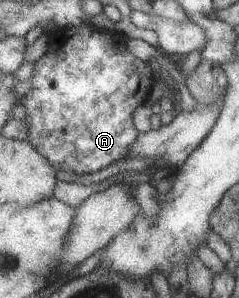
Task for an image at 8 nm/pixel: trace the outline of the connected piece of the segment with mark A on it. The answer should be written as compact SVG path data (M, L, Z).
M89 21L80 25L79 27L72 26L66 29L54 30L51 35L50 51L44 55L37 63L35 67L35 75L30 79L30 83L33 85L31 91L20 99L21 103L27 108L27 123L31 128L29 141L45 154L53 163L54 168L60 172L71 172L82 176L89 174L96 174L97 172L107 169L108 166L114 163L123 161L128 158L134 143L142 135L142 131L138 130L135 123L135 114L138 107L142 103L150 101L152 91L154 90L155 81L158 79L155 75L152 65L149 65L145 60L139 59L129 49L129 45L126 45L124 39L118 39L118 35L114 37L114 32L106 29L98 29L93 26Z

